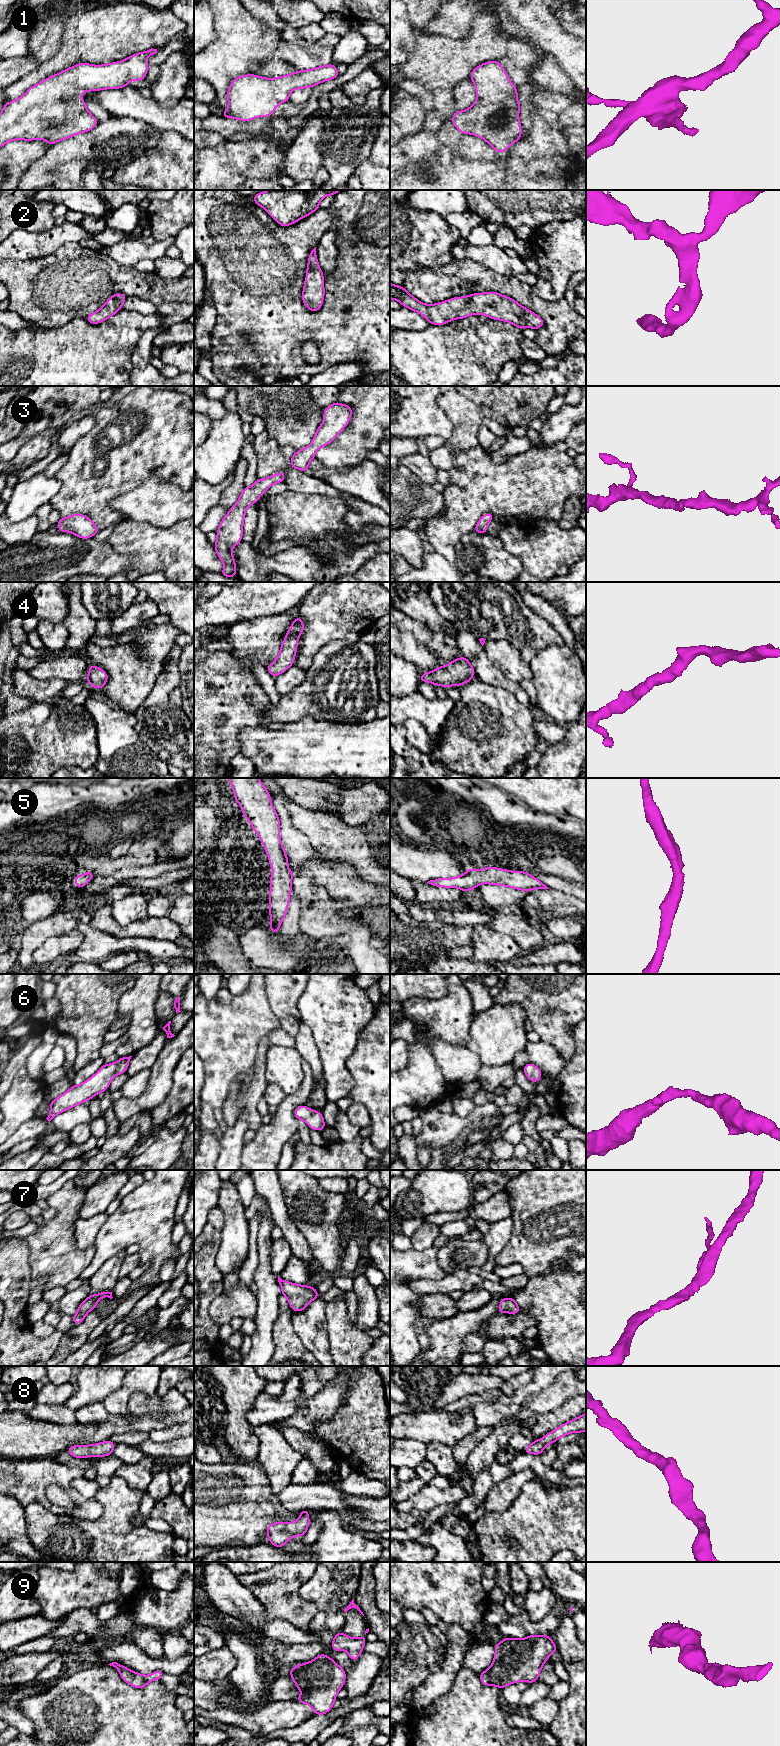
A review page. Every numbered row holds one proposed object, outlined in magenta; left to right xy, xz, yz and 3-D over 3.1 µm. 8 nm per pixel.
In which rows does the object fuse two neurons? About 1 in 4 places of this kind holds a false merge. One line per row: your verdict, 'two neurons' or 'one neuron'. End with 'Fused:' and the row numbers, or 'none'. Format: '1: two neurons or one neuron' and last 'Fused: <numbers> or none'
1: one neuron
2: one neuron
3: one neuron
4: one neuron
5: one neuron
6: one neuron
7: one neuron
8: one neuron
9: one neuron
Fused: none

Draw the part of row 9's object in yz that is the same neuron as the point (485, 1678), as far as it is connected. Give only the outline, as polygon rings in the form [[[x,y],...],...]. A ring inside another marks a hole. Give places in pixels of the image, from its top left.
[[[530,1635],[522,1639],[505,1637],[500,1643],[494,1644],[496,1653],[490,1667],[479,1674],[483,1685],[493,1685],[500,1689],[520,1681],[529,1684],[538,1680],[541,1669],[548,1657],[555,1651],[557,1646],[549,1635]]]

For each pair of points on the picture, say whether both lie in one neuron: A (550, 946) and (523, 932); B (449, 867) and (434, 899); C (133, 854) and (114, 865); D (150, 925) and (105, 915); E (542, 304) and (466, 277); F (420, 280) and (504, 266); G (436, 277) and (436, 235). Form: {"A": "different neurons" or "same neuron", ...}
{"A": "different neurons", "B": "different neurons", "C": "same neuron", "D": "same neuron", "E": "same neuron", "F": "different neurons", "G": "different neurons"}

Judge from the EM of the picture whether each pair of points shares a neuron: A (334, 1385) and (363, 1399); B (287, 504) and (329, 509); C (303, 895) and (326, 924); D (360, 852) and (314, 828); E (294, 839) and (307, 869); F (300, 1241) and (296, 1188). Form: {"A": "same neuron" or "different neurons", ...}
{"A": "different neurons", "B": "same neuron", "C": "same neuron", "D": "same neuron", "E": "different neurons", "F": "different neurons"}

